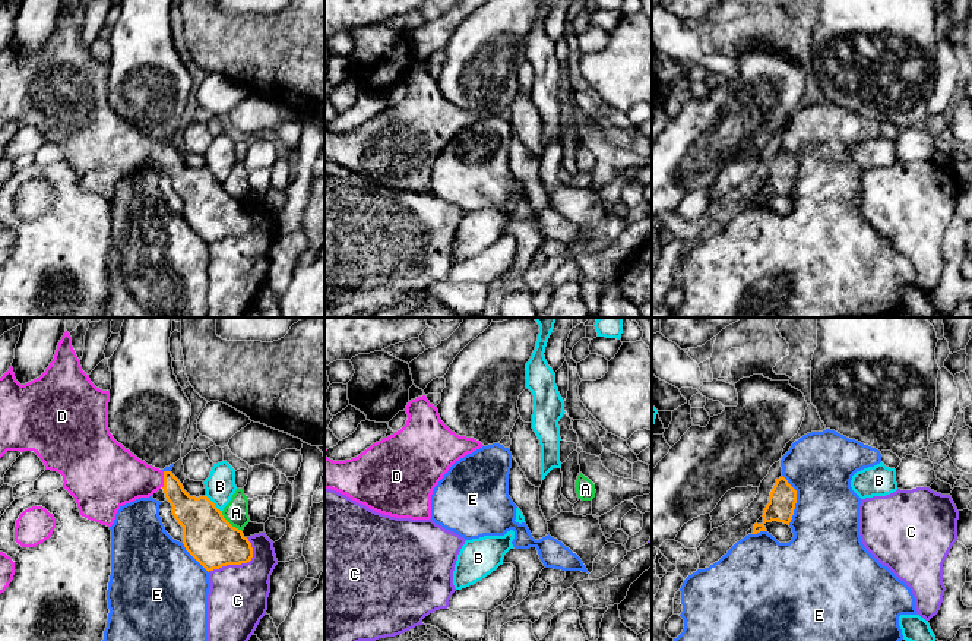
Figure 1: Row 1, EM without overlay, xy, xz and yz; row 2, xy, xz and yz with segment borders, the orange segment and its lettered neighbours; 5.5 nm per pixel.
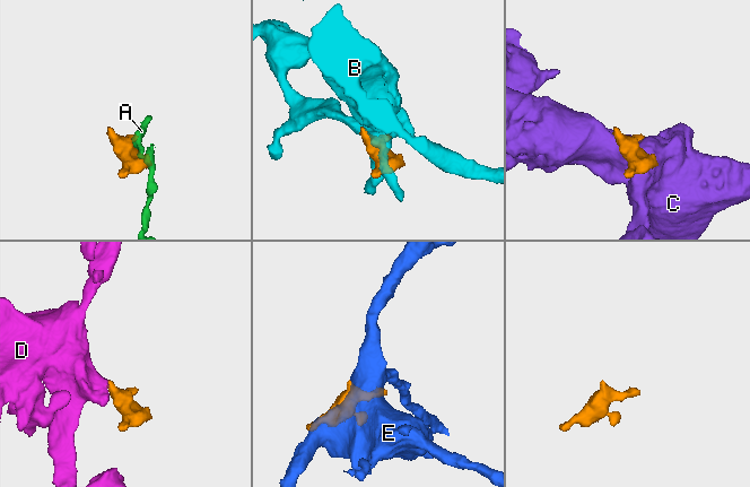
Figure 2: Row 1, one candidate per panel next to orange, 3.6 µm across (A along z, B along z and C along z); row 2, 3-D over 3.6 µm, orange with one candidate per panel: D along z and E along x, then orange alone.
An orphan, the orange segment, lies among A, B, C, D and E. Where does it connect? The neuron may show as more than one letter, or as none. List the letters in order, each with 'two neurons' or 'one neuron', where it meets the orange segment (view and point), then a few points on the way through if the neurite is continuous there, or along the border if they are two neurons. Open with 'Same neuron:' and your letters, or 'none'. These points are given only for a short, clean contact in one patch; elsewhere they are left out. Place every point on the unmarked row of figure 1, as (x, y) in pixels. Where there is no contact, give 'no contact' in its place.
Same neuron: D
A: two neurons | xy (228, 195) | along xy (221, 183), (241, 204)
B: two neurons | xy (214, 176)
C: two neurons | xy (238, 236)
D: one neuron | xy (164, 152) | across xy (193, 186), (164, 152), (119, 150)
E: two neurons | yz (795, 171)

